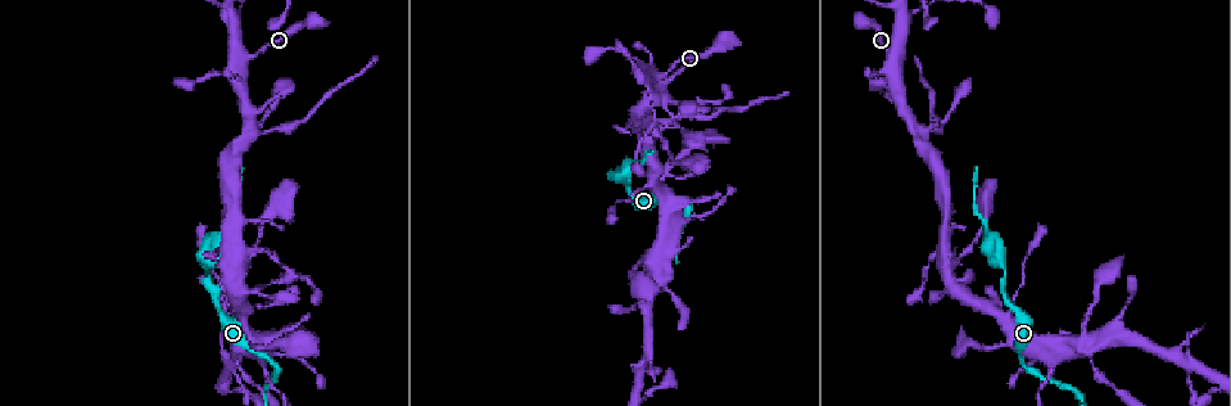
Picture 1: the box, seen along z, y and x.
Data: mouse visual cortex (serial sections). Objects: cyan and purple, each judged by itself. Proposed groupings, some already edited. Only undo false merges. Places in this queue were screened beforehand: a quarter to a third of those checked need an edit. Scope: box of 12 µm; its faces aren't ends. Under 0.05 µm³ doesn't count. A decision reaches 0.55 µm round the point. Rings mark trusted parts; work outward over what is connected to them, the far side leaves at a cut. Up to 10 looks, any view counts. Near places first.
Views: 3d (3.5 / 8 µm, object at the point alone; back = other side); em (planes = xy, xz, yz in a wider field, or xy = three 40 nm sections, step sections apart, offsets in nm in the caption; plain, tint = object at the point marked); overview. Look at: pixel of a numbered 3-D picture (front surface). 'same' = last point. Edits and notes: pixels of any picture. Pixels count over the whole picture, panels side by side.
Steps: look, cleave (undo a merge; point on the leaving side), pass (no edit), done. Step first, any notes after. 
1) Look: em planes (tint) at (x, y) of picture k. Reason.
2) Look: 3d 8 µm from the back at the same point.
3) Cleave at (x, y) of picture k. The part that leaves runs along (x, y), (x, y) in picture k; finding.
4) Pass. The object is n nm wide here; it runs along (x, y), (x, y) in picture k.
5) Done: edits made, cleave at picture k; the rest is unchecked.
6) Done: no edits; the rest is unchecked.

Look: 3d 8 µm at (898, 57) of picture 1. Thin arm on a thick one.

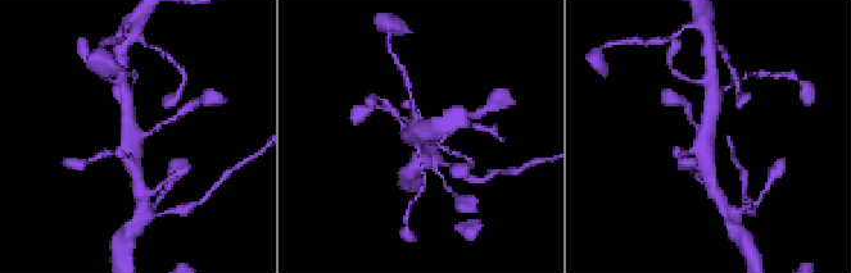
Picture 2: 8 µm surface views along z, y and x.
Look: em planes (tint) at (710, 136) of picture 2. 4 arms meet here; the arms are 150, 250, 400, 450 nm wide.

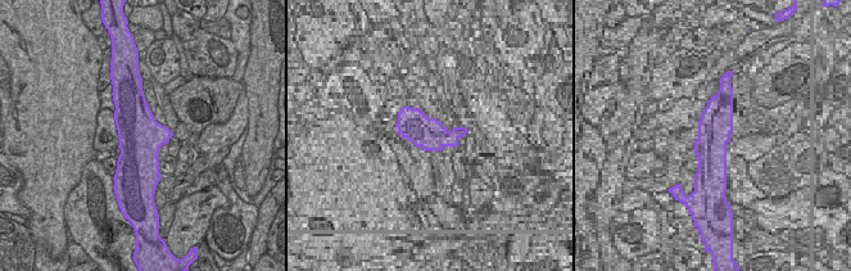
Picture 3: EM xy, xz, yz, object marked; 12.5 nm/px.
Pass. It runs along (164, 122), (130, 144), (134, 171) in picture 2; all the same cell.

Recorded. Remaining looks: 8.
Look: 3d 3.5 µm from the back at (241, 262) of picture 1. Four or more arms meet.

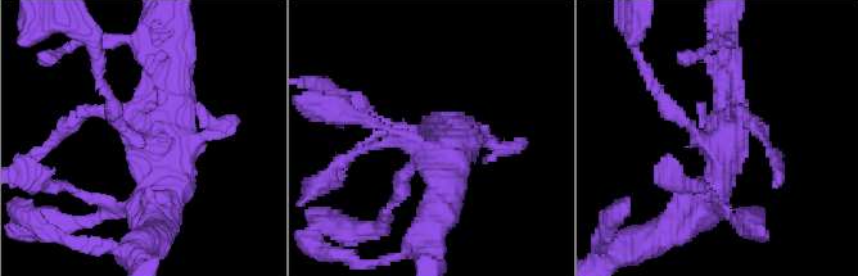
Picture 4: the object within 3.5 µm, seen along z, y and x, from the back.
Look: em xy step 2 (tint) at (713, 143) of picture 4. Need the tissue.

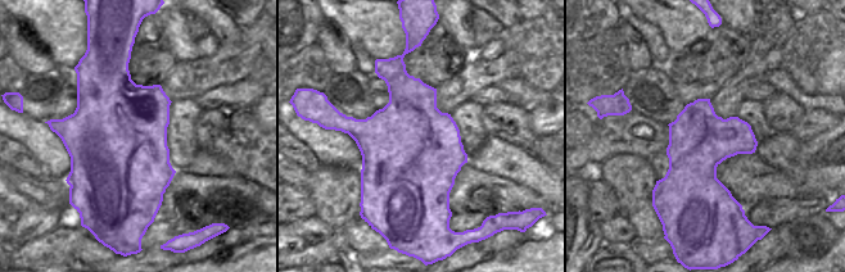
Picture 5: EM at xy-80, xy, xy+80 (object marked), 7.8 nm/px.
Pass. It runs along (727, 50), (721, 173), (694, 212) in picture 4; continuous, no second cell.

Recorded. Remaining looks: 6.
Look: em xy step 2 (tint) at (251, 336) of picture 1. Small branch off a trunk.

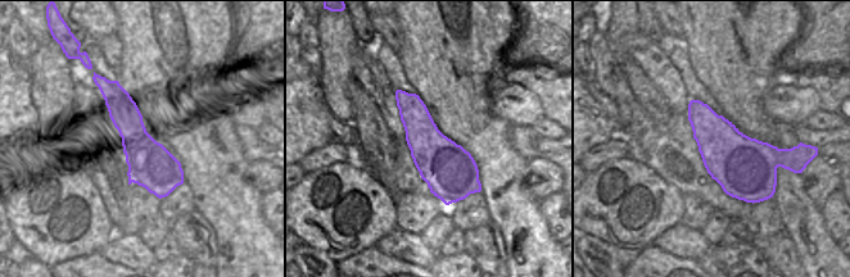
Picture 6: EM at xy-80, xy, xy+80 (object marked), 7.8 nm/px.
Look: 3d 3.5 µm at the same point.

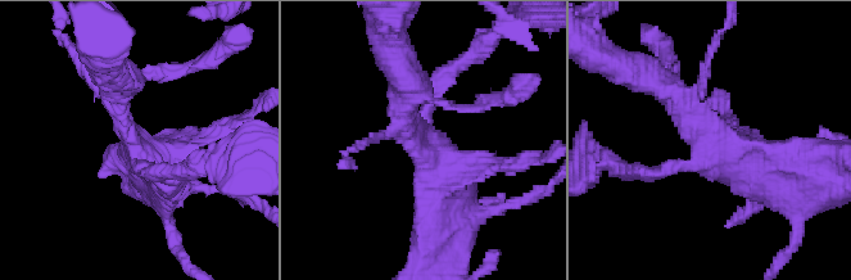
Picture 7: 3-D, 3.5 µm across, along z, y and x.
Pass. The arms are 200, 300, 350, 500 nm wide; continuous, no second cell.

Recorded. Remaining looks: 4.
Look: 3d 3.5 µm at (1083, 338) of picture 1. Four arms meet.

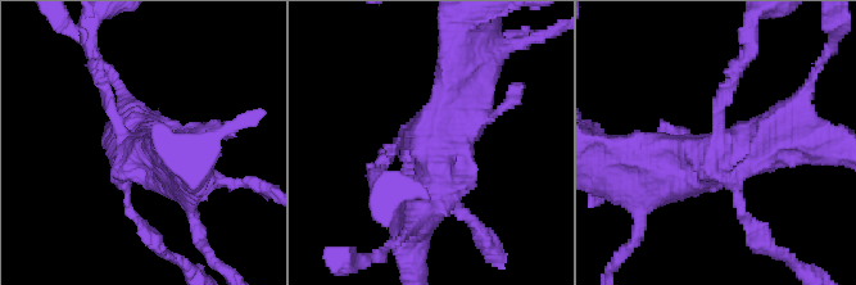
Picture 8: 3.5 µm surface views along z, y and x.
Look: em xy step 2 (tint) at (419, 143) of picture 8. Shape alone is not enough.

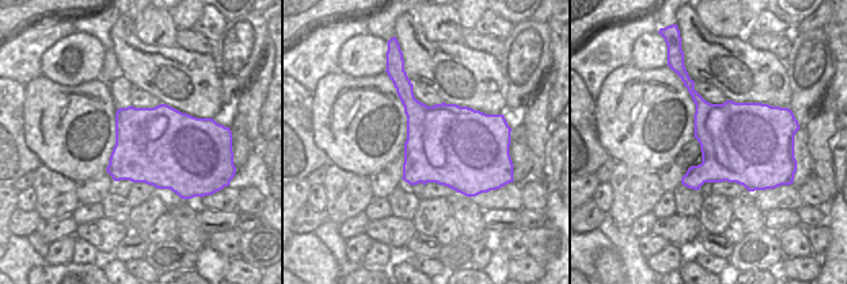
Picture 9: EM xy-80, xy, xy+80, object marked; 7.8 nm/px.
Pass. The object is 650 nm wide here; it runs along (467, 77), (467, 107), (416, 222) in picture 8; one cell here.

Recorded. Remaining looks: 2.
Done: no edits; the rest is unchecked.

